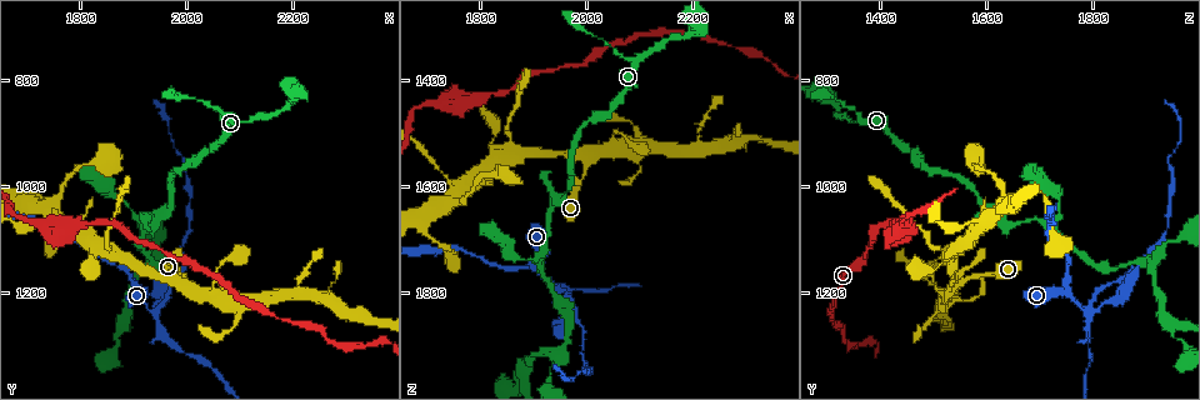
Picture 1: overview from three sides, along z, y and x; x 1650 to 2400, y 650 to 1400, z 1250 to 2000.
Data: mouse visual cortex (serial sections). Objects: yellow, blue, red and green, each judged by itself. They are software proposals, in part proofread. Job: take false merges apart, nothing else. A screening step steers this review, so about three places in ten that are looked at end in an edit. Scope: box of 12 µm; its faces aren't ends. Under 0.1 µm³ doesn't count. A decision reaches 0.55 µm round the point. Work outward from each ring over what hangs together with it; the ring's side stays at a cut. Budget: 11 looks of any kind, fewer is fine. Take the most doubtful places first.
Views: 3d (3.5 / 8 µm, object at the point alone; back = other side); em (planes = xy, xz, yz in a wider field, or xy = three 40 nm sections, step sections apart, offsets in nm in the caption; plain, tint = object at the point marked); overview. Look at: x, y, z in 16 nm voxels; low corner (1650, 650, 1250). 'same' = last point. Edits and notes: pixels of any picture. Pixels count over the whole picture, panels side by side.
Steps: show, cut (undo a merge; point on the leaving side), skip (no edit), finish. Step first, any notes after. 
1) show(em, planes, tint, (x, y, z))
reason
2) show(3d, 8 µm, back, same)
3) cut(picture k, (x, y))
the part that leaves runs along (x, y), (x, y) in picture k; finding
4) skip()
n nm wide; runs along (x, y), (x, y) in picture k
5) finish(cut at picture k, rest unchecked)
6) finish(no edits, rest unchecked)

show(3d, 3.5 µm, (1940, 1240, 1795))
a narrow waist

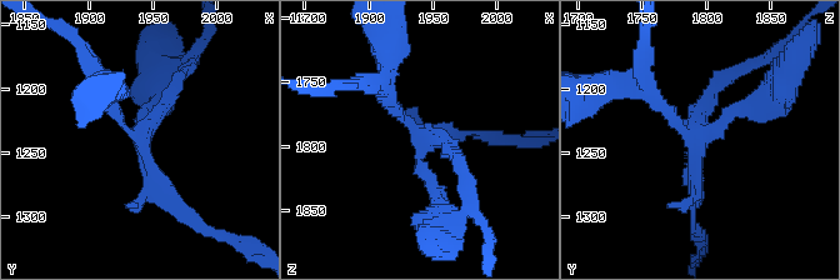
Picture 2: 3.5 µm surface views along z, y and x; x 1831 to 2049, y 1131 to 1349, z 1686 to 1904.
show(em, xy, step 2, tint, (1938, 1236, 1792))

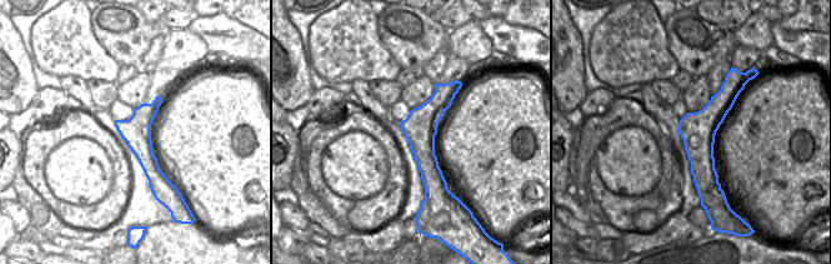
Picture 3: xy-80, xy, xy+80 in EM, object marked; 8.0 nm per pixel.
cut(picture 2, (464, 168))
the part that leaves runs along (469, 211), (484, 224), (488, 260) in picture 2; a second cell is stuck on

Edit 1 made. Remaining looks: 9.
show(3d, 3.5 µm, (2000, 1185, 1545))
three-way junction

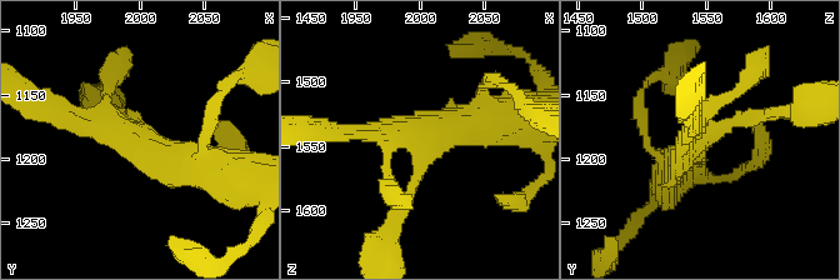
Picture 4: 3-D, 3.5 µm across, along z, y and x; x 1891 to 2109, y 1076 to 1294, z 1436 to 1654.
show(em, xy, step 3, plain, (2004, 1178, 1548))

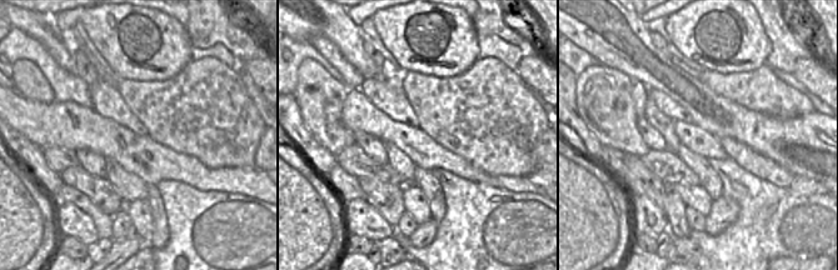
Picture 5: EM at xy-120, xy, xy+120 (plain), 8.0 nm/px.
show(em, xy, step 3, tint, same)
where the object lies

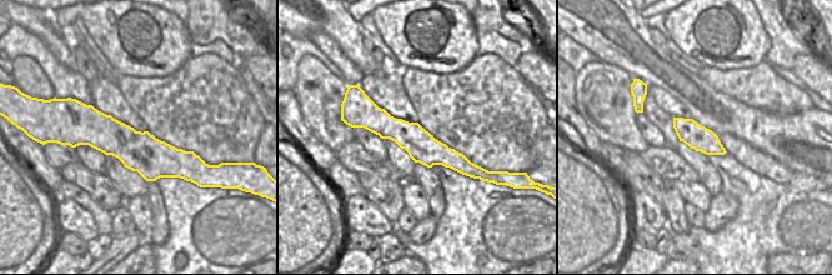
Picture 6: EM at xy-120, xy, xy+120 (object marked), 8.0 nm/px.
skip()
runs along (400, 215), (423, 144), (343, 131) in picture 4; all the same cell

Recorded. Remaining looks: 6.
show(3d, 3.5 µm, (1770, 1080, 1445))
a fork

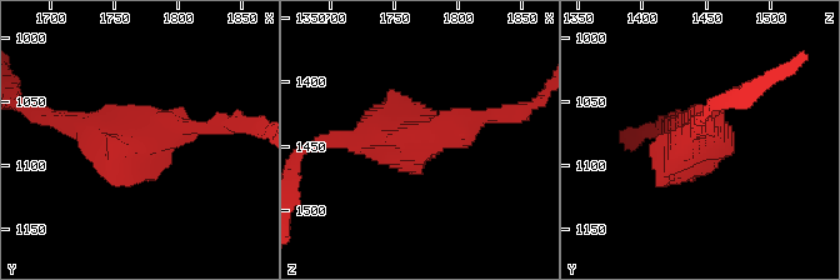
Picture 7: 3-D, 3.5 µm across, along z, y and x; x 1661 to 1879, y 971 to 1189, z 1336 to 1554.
show(em, planes, tint, (1774, 1078, 1444))
now the EM

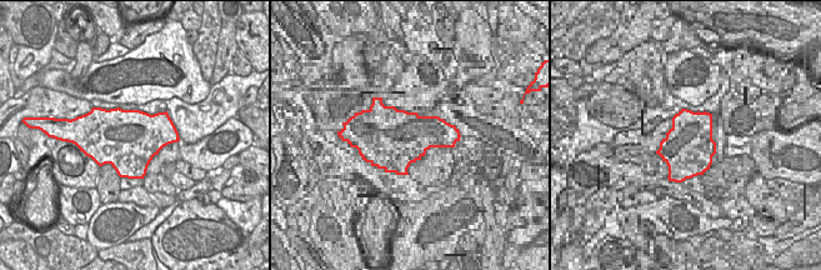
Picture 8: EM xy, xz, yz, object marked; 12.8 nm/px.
skip()
runs along (479, 119), (418, 141), (321, 141) in picture 7; all the same cell

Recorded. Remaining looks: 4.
show(3d, 8 µm, back, (1860, 1120, 1550))
abrupt turn

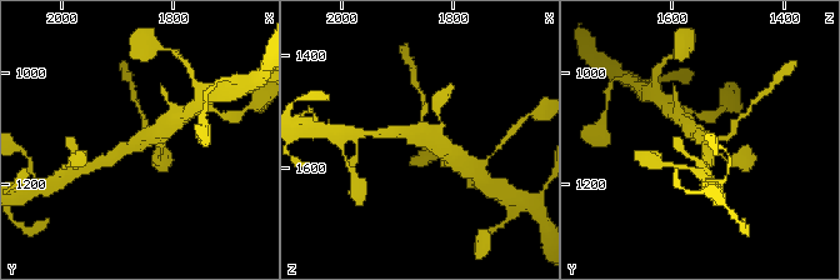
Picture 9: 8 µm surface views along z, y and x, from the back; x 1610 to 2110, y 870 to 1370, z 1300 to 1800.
show(3d, 3.5 µm, (1860, 1120, 1545))
closer look

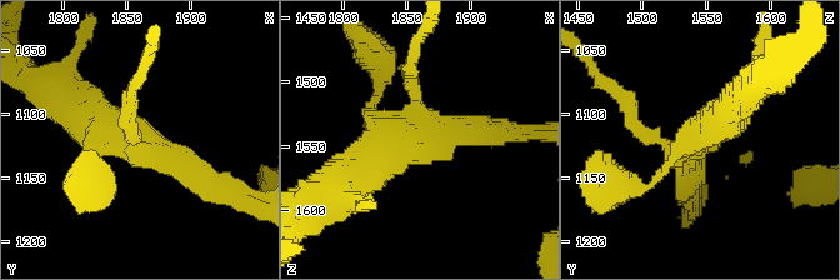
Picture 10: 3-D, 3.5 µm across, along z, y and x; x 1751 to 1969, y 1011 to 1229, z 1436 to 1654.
show(em, xy, step 1, tint, (1860, 1120, 1544))

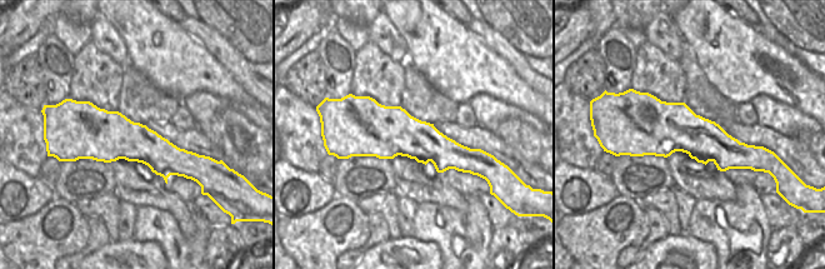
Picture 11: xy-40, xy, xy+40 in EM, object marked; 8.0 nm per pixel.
cut(picture 10, (630, 113))
the part that leaves runs along (660, 139), (640, 131), (593, 66) in picture 10; a second cell is stuck on

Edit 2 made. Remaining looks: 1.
finish(cut at picture 2, cut at picture 10, rest unchecked)

